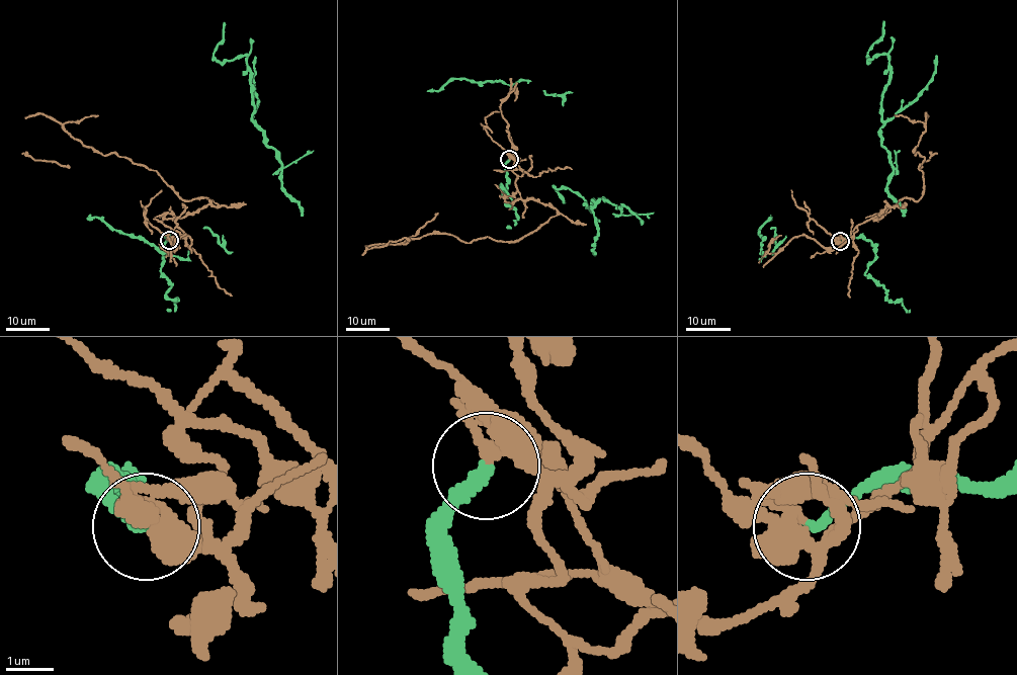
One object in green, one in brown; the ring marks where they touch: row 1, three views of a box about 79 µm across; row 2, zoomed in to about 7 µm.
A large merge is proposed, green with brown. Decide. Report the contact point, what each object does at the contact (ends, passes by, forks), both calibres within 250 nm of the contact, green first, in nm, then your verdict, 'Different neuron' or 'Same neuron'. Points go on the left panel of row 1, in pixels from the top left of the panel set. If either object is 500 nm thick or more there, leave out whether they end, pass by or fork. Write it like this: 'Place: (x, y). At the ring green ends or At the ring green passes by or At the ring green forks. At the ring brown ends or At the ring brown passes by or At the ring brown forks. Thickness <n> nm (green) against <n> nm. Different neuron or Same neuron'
Place: (169, 240). At the ring green ends. At the ring brown passes by. Thickness 240 nm (green) against 240 nm. Different neuron

